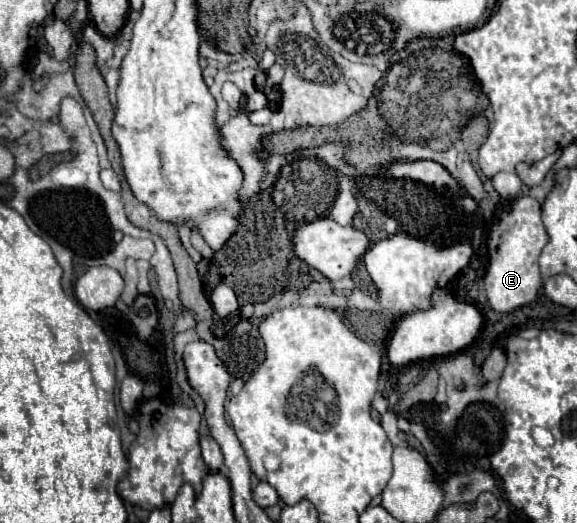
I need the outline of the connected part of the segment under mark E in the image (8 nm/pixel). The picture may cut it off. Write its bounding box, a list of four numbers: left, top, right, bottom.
[485,195,545,313]

